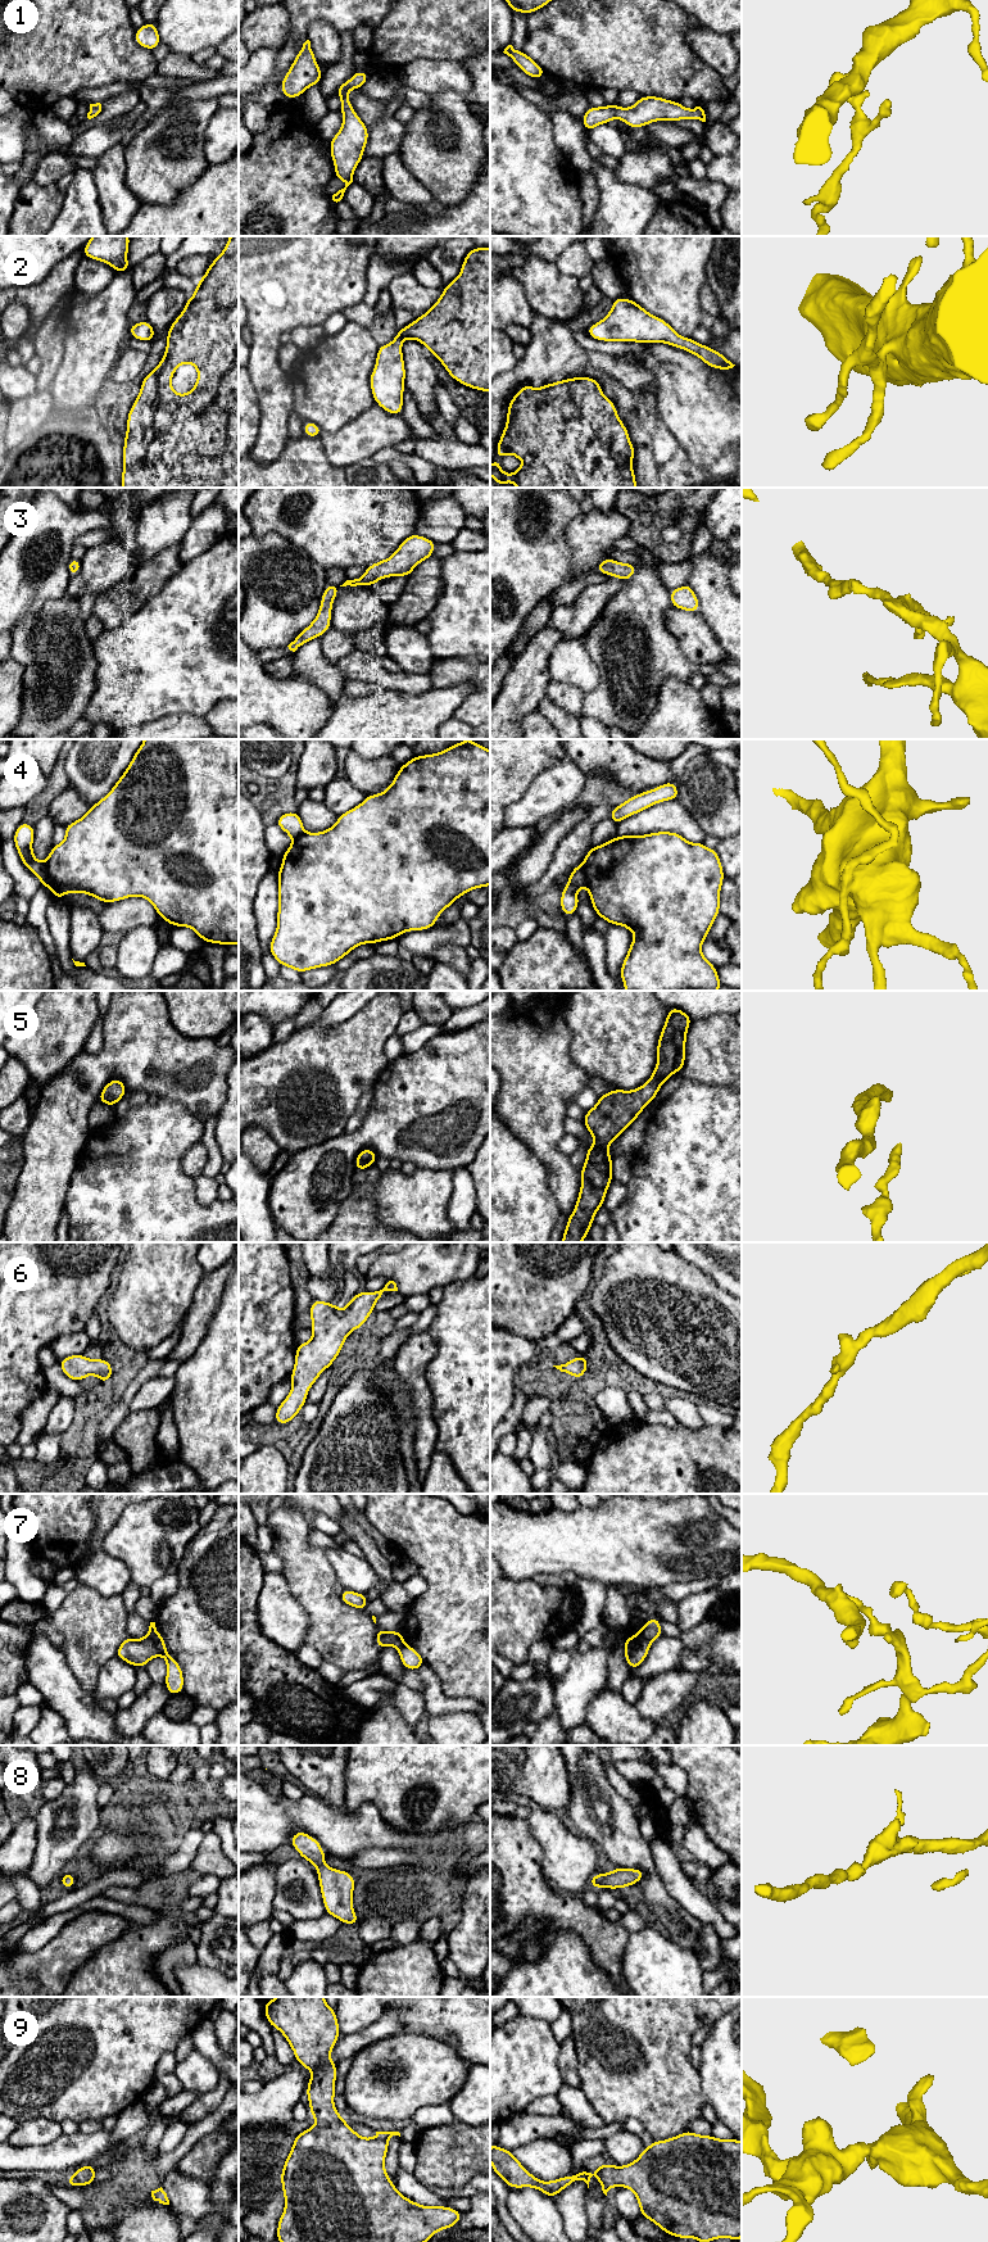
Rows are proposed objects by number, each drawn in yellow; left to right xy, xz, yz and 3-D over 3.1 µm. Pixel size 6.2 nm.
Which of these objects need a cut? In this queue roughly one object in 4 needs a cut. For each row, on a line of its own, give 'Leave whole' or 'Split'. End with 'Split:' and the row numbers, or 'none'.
1: Leave whole
2: Leave whole
3: Leave whole
4: Leave whole
5: Leave whole
6: Leave whole
7: Split
8: Leave whole
9: Leave whole
Split: 7

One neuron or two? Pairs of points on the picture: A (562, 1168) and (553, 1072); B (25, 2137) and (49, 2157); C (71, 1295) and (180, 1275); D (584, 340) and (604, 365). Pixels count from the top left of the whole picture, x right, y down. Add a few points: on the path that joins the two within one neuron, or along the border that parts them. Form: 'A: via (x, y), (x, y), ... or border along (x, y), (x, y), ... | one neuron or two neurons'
A: via (549, 1144), (549, 1096) | one neuron
B: border along (62, 2133), (44, 2145), (13, 2146) | two neurons
C: border along (109, 1290), (105, 1296) | two neurons
D: border along (572, 333), (583, 348), (613, 356) | two neurons

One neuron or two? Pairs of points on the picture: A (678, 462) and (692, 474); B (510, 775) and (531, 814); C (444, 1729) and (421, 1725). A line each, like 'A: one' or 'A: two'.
A: one
B: two
C: two

